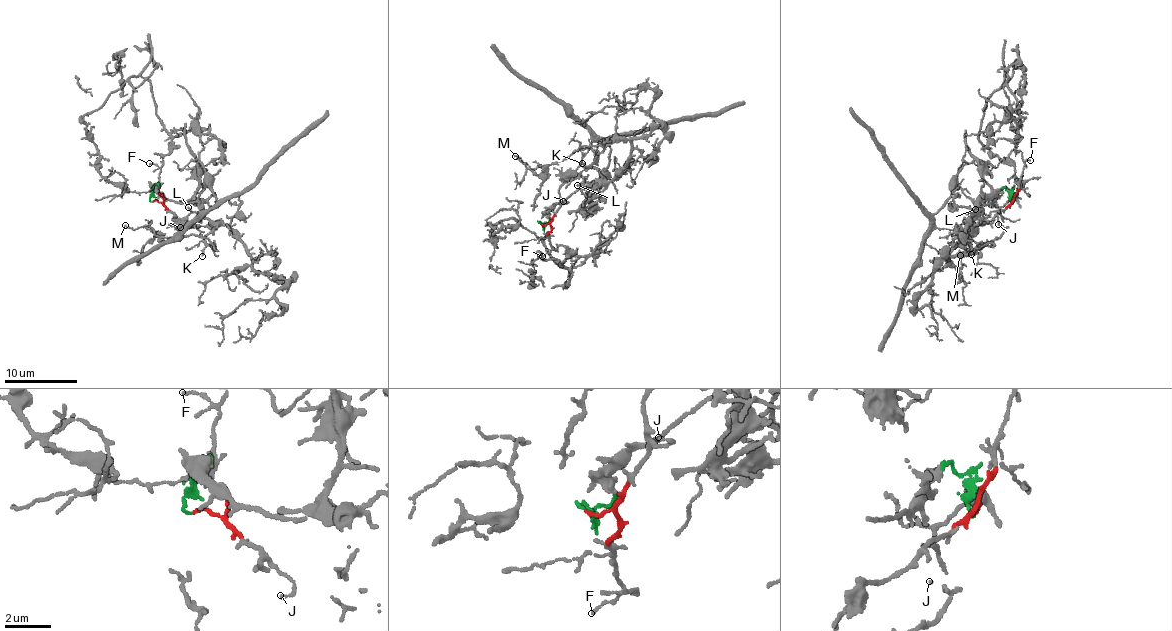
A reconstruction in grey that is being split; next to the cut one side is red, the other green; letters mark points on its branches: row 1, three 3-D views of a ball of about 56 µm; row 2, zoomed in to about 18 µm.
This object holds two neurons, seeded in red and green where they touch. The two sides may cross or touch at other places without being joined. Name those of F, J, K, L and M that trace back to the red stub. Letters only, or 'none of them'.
F, J

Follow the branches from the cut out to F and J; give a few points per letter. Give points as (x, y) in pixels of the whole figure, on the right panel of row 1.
F: (1012, 203), (1024, 163), (1030, 160)
J: (1012, 203), (997, 213), (998, 225)

